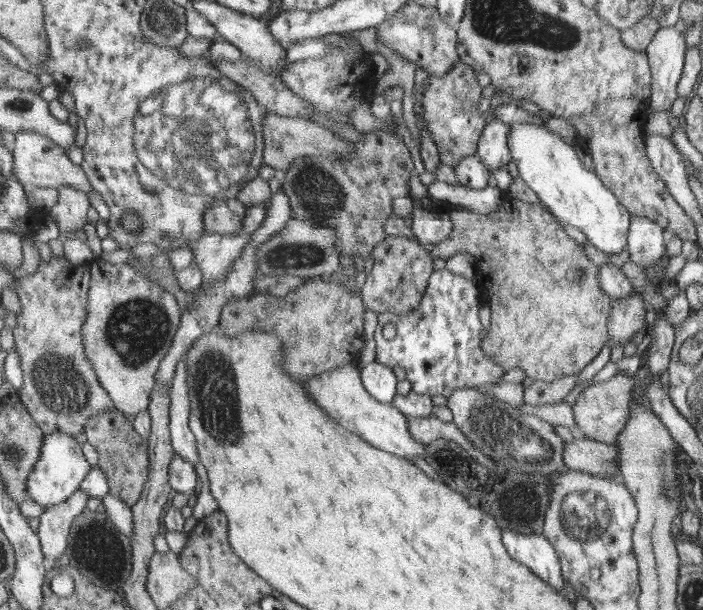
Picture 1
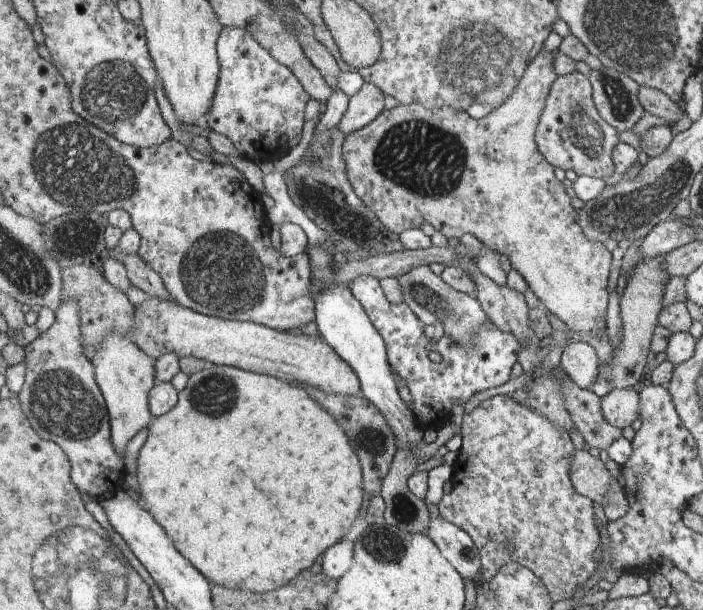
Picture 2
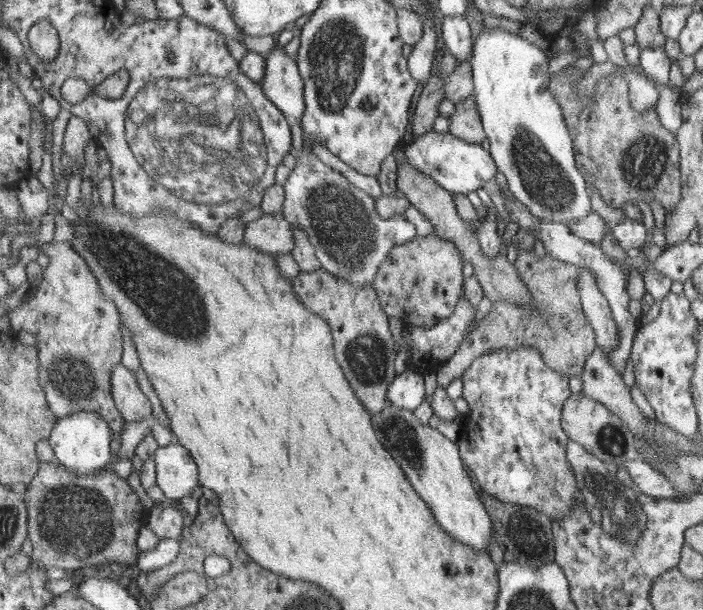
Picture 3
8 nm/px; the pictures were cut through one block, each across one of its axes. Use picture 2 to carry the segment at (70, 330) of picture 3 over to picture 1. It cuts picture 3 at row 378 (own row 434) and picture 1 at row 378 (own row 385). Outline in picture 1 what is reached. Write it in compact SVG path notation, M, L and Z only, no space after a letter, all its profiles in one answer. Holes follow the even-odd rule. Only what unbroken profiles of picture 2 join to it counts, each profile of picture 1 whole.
M52 257L50 262L40 261L37 272L31 276L19 278L17 292L21 299L21 314L16 315L16 327L13 329L15 347L23 358L24 384L17 390L21 400L37 425L45 434L65 433L71 436L84 432L85 421L91 415L111 411L114 400L98 378L94 365L87 358L86 345L83 342L83 323L87 322L87 307L90 306L90 279L92 262L73 264L67 258Z

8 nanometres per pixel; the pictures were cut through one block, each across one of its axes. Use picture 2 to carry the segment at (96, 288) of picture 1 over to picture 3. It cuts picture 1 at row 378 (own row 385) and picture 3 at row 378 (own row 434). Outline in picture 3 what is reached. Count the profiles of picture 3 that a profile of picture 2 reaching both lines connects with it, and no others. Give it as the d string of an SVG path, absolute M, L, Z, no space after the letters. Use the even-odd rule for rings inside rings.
M118 364L113 371L112 392L117 408L122 412L126 423L151 419L153 404L139 388L139 382L133 371L123 364Z

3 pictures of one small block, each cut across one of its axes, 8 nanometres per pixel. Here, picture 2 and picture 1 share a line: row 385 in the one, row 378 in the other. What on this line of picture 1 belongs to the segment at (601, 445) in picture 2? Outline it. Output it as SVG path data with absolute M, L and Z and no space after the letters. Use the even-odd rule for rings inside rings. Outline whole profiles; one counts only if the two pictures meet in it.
M579 376L562 377L553 382L542 380L527 381L523 388L522 399L526 404L542 406L547 403L557 404L565 400L565 396L575 390L579 384Z

